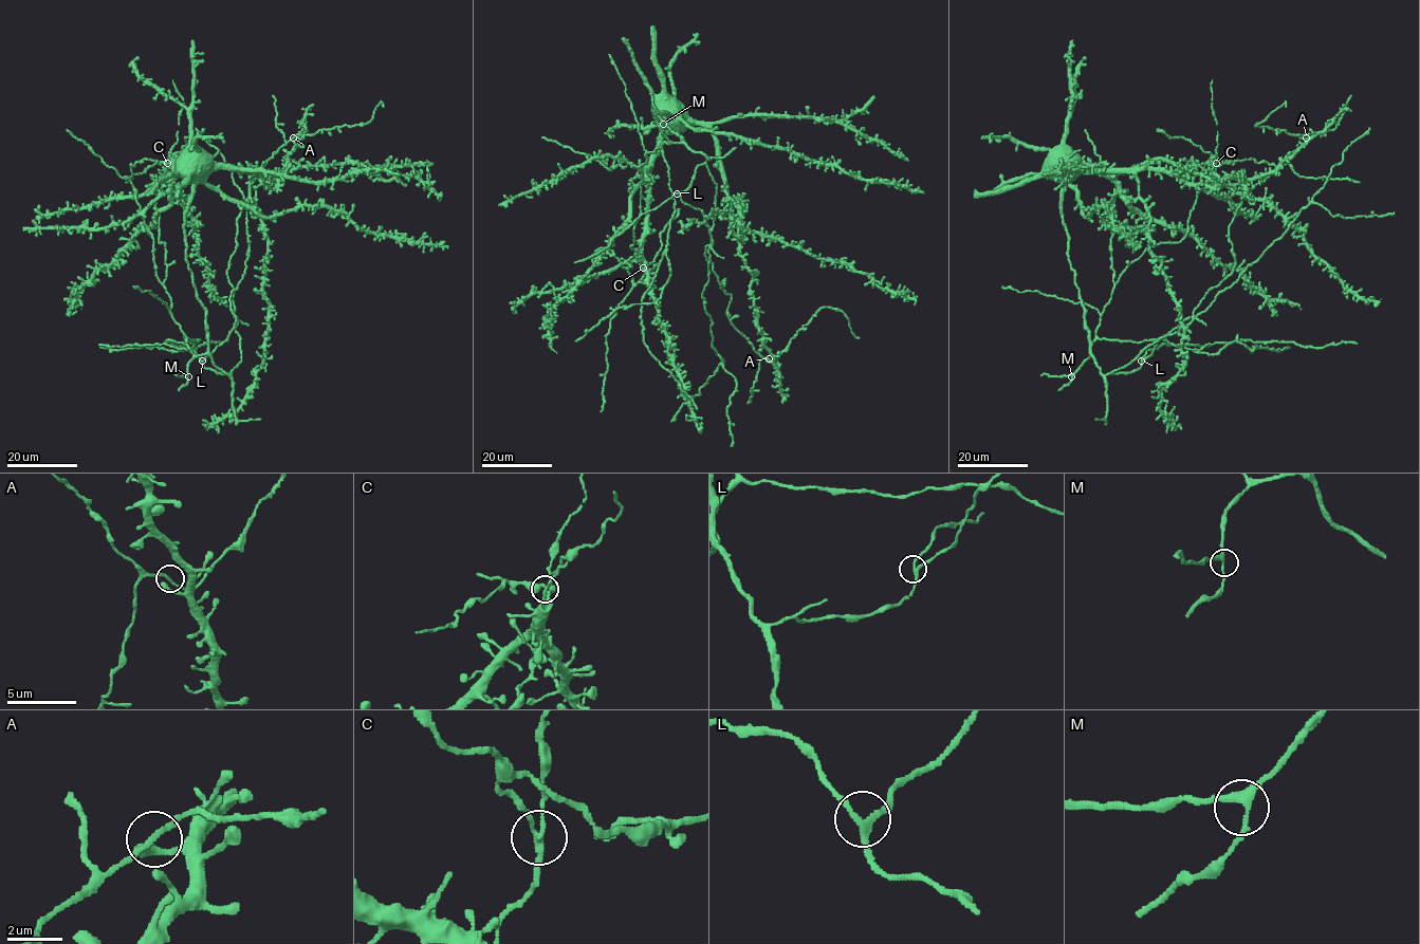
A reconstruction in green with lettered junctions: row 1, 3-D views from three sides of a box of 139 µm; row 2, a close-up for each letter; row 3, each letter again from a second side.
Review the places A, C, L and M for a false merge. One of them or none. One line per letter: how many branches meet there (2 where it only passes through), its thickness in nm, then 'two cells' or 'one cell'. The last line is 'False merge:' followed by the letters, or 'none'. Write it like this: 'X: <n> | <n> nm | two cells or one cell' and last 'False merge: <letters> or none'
A: 3 | 170 nm | one cell
C: 3 | 170 nm | two cells
L: 3 | 220 nm | one cell
M: 3 | 220 nm | one cell
False merge: C

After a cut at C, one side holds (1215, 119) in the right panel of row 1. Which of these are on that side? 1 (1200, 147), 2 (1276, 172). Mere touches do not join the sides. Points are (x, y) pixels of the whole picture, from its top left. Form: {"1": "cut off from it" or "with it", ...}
{"1": "cut off from it", "2": "with it"}

